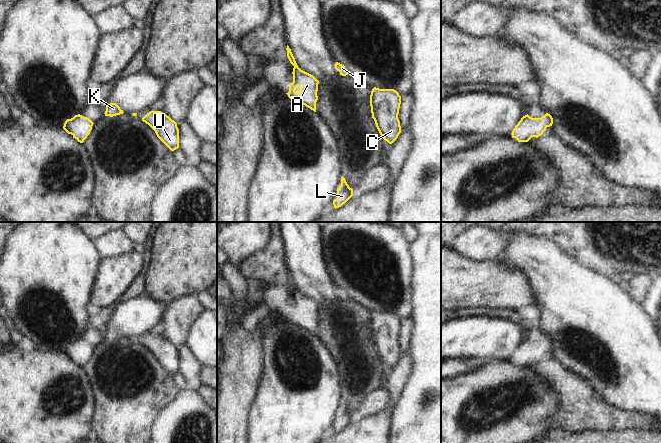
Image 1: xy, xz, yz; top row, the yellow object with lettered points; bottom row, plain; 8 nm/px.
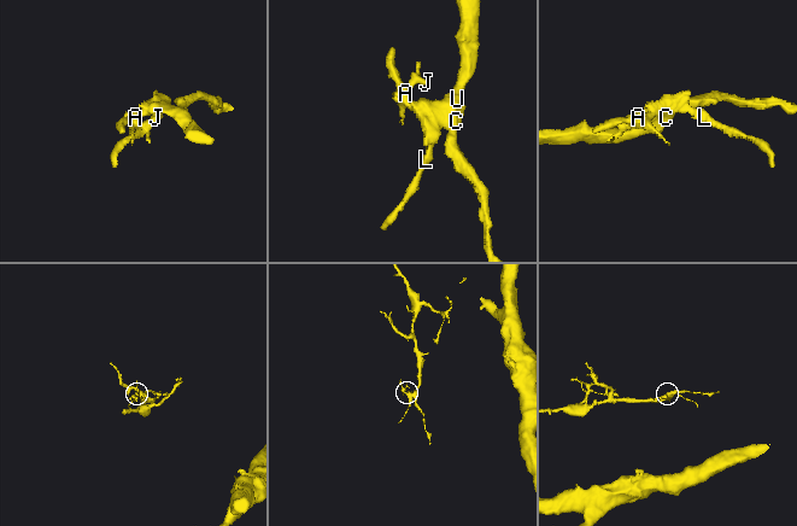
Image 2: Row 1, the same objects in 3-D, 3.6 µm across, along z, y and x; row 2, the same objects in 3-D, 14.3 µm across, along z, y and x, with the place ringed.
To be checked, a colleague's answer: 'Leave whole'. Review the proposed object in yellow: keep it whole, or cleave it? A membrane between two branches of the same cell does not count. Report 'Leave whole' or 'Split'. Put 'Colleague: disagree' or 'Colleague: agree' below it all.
Leave whole
Colleague: agree

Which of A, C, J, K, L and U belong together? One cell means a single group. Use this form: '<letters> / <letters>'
A C J K L U

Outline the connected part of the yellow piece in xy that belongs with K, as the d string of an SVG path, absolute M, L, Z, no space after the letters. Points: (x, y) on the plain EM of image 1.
M110 327L110 328L107 328L106 335L104 338L105 340L113 341L123 337L124 337L123 334L121 334L120 331L116 327Z

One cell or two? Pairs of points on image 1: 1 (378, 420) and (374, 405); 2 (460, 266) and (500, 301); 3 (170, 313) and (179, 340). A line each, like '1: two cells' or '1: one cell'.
1: two cells
2: one cell
3: one cell

